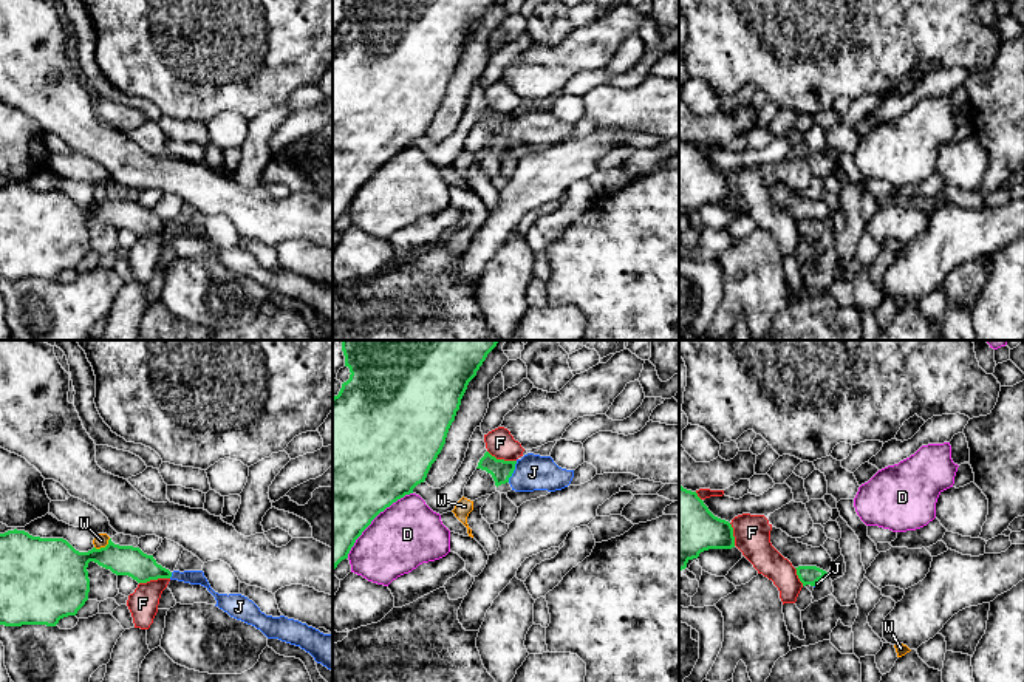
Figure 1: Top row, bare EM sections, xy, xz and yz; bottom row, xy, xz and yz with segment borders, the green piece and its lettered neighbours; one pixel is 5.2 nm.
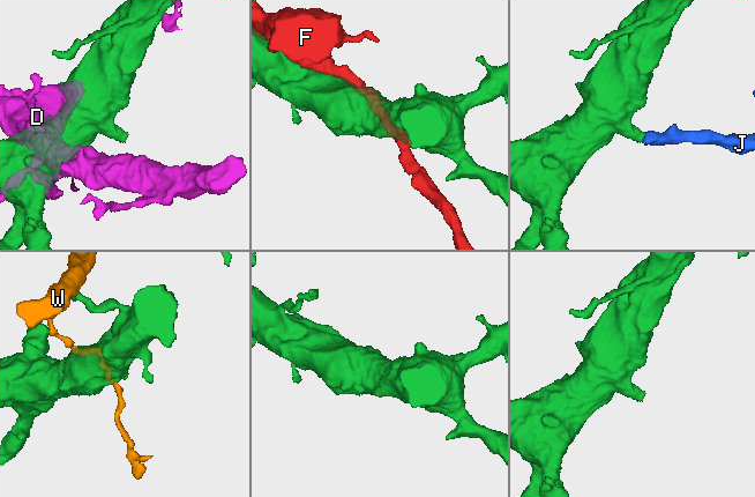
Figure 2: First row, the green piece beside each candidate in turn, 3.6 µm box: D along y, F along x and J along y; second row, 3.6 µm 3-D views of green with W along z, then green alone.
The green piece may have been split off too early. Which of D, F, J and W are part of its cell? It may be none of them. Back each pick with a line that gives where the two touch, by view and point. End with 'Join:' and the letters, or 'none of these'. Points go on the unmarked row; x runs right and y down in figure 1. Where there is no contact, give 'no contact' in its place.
J: contact xz (512, 126)
Join: J

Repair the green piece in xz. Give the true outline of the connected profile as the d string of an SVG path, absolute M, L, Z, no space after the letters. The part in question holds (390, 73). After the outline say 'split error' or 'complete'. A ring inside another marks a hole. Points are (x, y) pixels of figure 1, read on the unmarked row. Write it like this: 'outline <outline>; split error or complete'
outline M342 0L350 32L333 51L333 229L371 175L424 136L469 36L495 0Z; complete

